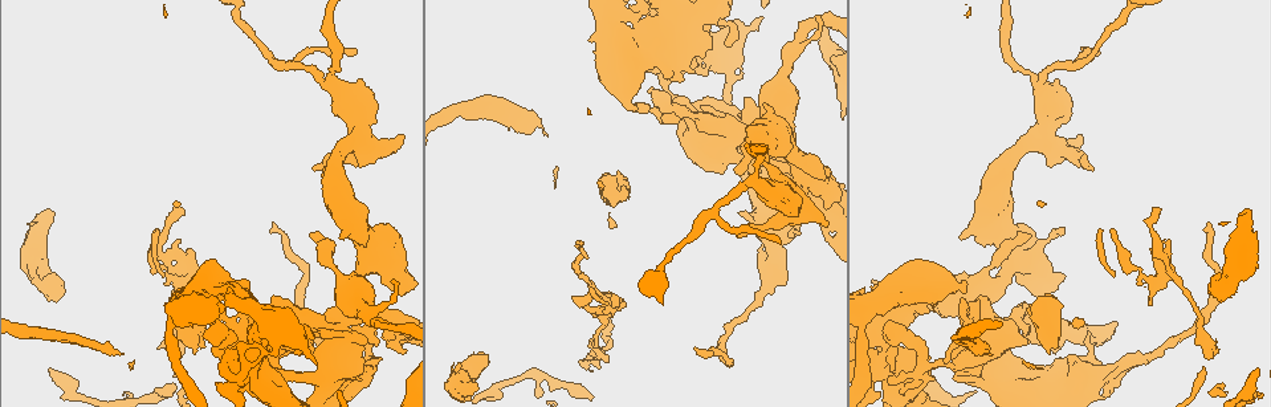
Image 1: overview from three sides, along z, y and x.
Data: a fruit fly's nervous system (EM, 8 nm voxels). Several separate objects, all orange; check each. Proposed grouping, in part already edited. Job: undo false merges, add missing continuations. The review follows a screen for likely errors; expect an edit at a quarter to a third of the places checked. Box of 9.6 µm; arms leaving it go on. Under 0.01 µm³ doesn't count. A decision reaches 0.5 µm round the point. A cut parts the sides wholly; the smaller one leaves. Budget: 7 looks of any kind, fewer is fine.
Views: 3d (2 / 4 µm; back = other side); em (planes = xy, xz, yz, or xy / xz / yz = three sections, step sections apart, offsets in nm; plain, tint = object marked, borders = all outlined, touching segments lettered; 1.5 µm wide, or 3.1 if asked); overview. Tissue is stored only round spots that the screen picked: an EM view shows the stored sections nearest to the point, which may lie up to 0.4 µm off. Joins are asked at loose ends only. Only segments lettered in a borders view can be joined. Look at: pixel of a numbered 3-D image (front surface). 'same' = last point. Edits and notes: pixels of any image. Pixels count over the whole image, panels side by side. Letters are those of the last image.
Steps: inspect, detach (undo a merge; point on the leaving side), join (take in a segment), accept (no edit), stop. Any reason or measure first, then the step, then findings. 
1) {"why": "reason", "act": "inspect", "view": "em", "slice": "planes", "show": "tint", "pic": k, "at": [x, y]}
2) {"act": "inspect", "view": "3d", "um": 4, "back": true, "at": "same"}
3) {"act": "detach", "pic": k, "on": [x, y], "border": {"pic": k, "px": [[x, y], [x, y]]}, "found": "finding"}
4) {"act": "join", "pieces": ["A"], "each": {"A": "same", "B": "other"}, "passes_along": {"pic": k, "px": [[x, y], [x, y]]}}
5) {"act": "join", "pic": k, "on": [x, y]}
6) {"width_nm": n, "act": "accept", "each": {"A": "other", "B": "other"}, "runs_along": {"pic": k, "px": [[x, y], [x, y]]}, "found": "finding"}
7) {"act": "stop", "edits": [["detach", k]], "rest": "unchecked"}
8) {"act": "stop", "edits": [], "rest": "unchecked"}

{"why": "small branch off a trunk", "act": "inspect", "view": "em", "slice": "planes", "show": "borders", "pic": 1, "at": [330, 86]}

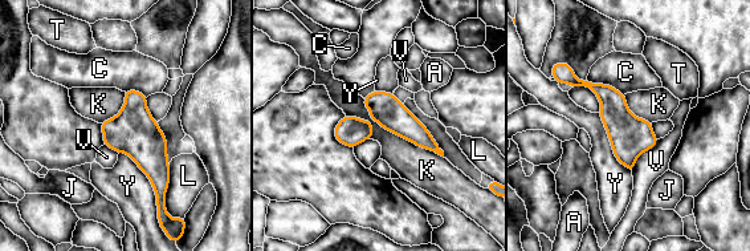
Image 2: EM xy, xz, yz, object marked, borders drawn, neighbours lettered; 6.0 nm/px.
{"act": "accept", "each": {"A": "other", "C": "other", "J": "other", "K": "other", "L": "other", "T": "other", "V": "other", "Y": "other"}, "runs_along": {"pic": 2, "px": [[129, 93], [160, 210]]}, "found": "one neuron here"}

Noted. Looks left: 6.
{"why": "tapers out", "act": "inspect", "view": "3d", "um": 4, "back": true, "pic": 1, "at": [158, 228]}

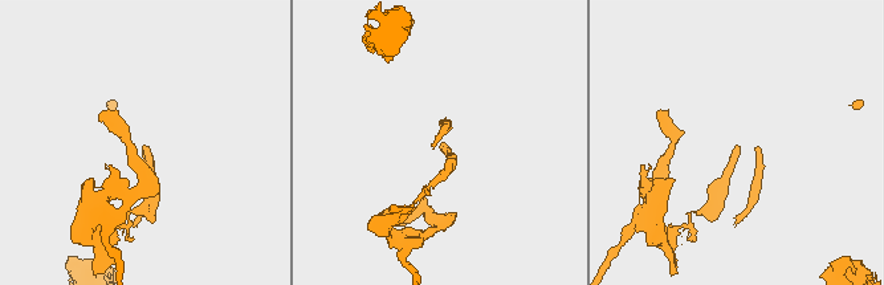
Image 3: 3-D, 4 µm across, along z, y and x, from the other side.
{"act": "inspect", "view": "em", "slice": "planes", "show": "borders", "pic": 3, "at": [735, 146]}

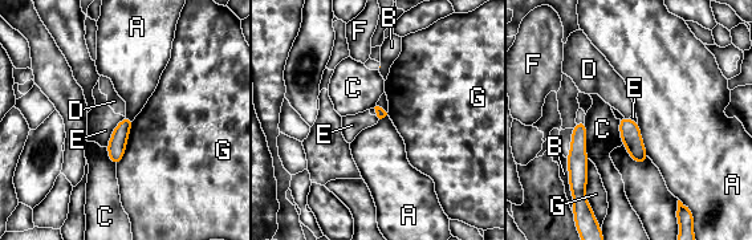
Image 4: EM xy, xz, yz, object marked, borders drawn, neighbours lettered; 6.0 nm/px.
{"longest_contact_nm": ["G", 300], "act": "accept", "each": {"A": "other", "B": "other", "C": "other", "D": "other", "E": "other", "F": "other", "G": "other"}, "border": {"pic": 4, "px": [[125, 117], [113, 130], [106, 147]]}, "found": "no lettered segment goes on from it"}

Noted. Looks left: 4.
{"why": "an open end", "act": "inspect", "view": "3d", "um": 2, "pic": 1, "at": [1109, 393]}

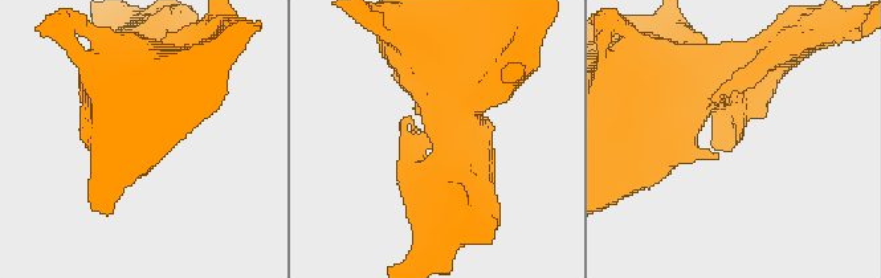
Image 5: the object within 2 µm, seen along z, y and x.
{"arm_widths_nm": [280, 420], "why": "need the tissue", "act": "inspect", "view": "em", "slice": "planes", "show": "borders", "pic": 5, "at": [732, 141]}

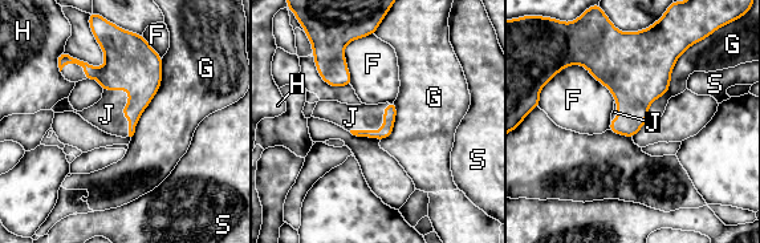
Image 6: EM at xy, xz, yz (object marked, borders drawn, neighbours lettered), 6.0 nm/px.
{"act": "join", "pic": 6, "on": [106, 114], "each": {"F": "other", "G": "other", "H": "other", "J": "same", "S": "other"}, "found": "it goes on there"}

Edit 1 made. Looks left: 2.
{"act": "stop", "edits": [["join", 6]], "rest": "unchecked"}

